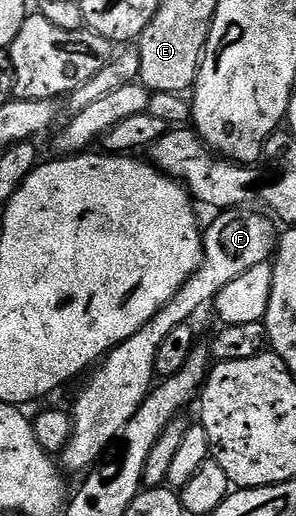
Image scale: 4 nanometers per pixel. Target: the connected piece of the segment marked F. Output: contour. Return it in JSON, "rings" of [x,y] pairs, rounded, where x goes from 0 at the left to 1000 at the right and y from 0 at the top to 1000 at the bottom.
{"rings":[[[757,405],[716,434],[699,434],[686,450],[689,498],[676,504],[676,519],[649,539],[628,543],[601,568],[561,589],[520,616],[503,620],[453,653],[412,661],[365,682],[334,705],[324,729],[297,742],[297,752],[236,789],[243,808],[243,843],[220,862],[209,888],[213,903],[243,913],[294,915],[311,895],[375,862],[409,849],[419,826],[453,808],[453,800],[480,785],[520,742],[527,717],[520,692],[534,692],[534,669],[601,630],[659,620],[686,587],[713,589],[730,570],[777,545],[818,537],[858,514],[885,514],[922,500],[926,481],[939,469],[936,434],[902,415],[875,417],[851,405]]]}

